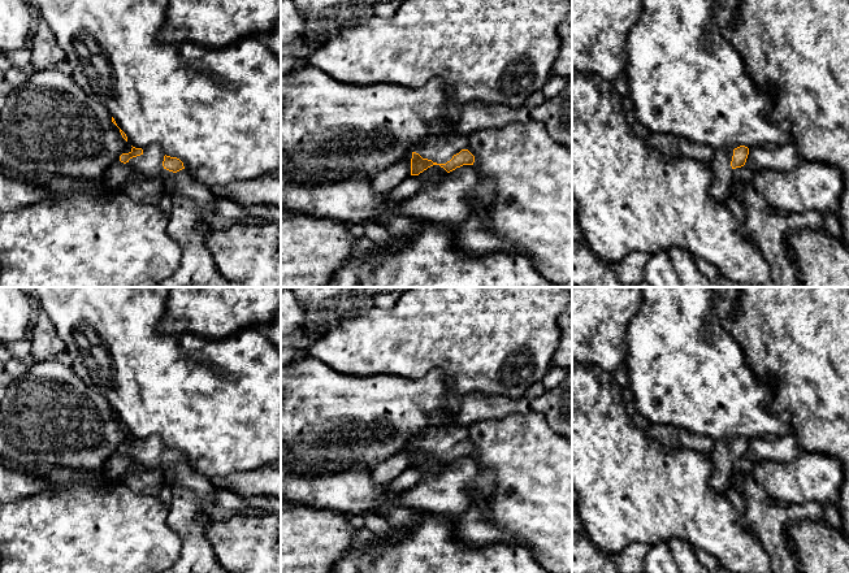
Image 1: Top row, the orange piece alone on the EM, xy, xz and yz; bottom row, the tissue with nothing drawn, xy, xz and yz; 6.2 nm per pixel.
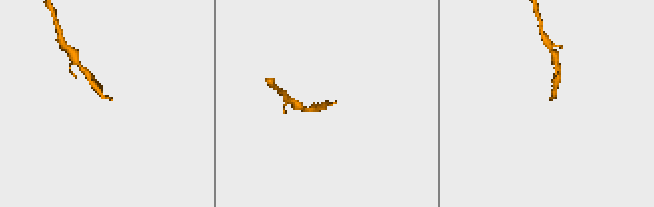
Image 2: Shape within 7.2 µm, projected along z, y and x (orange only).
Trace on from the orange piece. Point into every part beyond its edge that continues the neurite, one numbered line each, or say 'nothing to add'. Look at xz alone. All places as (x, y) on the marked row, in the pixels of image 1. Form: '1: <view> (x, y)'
1: xz (440, 148)

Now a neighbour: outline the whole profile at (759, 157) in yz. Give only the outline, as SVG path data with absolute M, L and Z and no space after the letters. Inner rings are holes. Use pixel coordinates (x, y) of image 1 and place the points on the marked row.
M793 143L781 147L763 146L749 148L745 166L753 173L762 169L793 169L800 161Z

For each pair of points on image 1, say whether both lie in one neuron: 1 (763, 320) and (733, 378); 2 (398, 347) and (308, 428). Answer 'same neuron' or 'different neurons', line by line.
1: different neurons
2: different neurons

